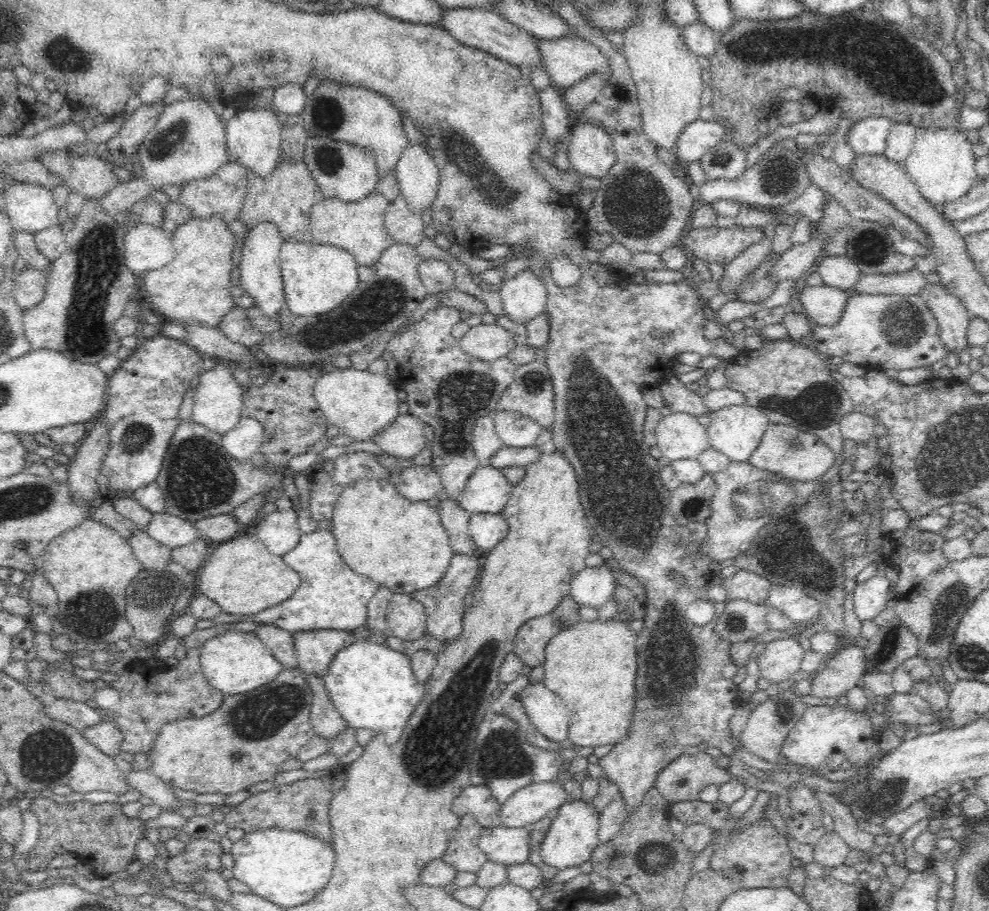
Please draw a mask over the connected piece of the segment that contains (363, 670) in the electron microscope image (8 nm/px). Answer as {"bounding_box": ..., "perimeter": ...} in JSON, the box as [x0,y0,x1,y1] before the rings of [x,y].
{"bounding_box":[323,638,425,746],"perimeter":[[[356,638],[356,641],[342,647],[335,654],[323,679],[332,704],[347,726],[354,730],[370,731],[374,736],[381,734],[389,746],[400,742],[408,719],[411,719],[425,693],[425,686],[416,680],[412,672],[411,657],[393,650],[387,644],[372,643],[362,638]]]}

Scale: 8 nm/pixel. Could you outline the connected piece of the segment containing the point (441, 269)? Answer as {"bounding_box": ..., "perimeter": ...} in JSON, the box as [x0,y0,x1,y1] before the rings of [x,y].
{"bounding_box":[418,260,455,296],"perimeter":[[[422,260],[418,275],[428,296],[448,292],[455,286],[454,272],[442,260]]]}

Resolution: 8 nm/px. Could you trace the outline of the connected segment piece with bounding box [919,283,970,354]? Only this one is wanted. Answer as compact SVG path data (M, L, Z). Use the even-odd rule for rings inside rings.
M928 283L919 296L936 318L939 336L947 353L961 353L969 346L967 331L970 320L962 302L940 283Z

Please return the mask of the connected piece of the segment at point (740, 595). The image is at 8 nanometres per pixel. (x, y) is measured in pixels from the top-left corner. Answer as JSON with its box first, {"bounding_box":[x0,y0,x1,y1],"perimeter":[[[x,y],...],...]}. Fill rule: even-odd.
{"bounding_box":[722,569,772,604],"perimeter":[[[737,569],[731,577],[722,578],[726,590],[726,602],[747,600],[756,604],[766,603],[772,582],[763,576],[744,569]]]}

